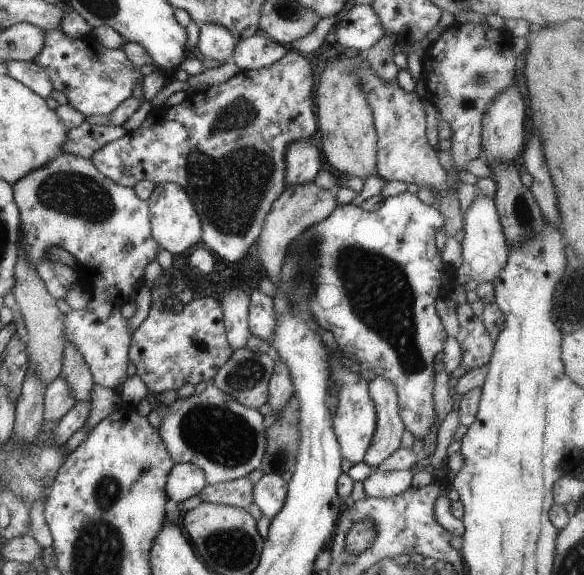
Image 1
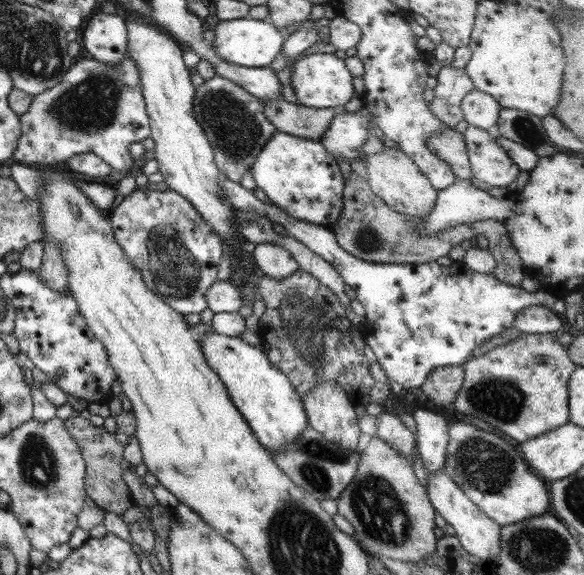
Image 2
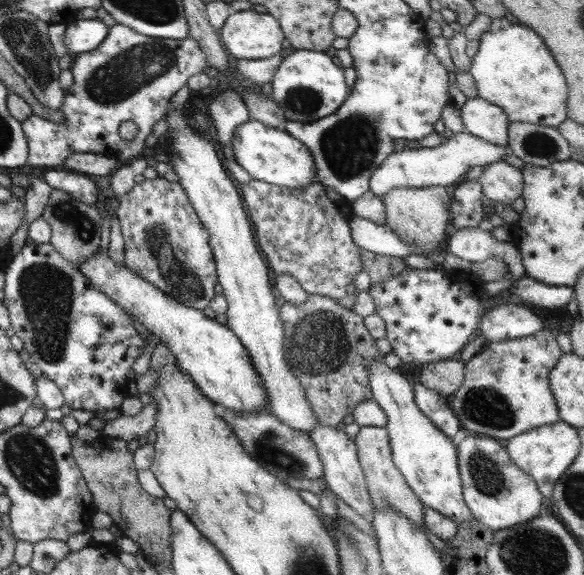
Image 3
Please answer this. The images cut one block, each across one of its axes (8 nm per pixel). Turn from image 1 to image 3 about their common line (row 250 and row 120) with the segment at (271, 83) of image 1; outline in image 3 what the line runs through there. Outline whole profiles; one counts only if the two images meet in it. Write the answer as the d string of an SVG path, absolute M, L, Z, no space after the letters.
M222 91L209 102L207 116L210 127L215 130L215 137L221 145L230 145L235 128L247 122L248 110L242 96L235 91Z

